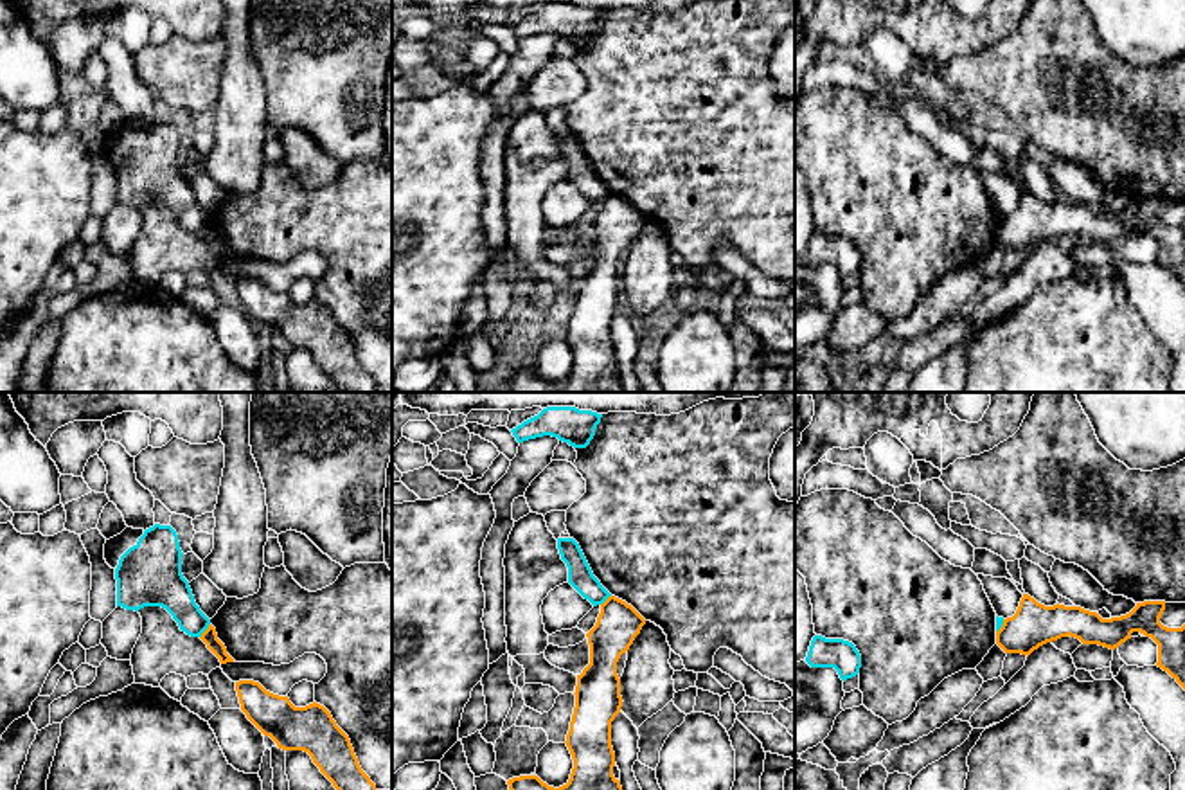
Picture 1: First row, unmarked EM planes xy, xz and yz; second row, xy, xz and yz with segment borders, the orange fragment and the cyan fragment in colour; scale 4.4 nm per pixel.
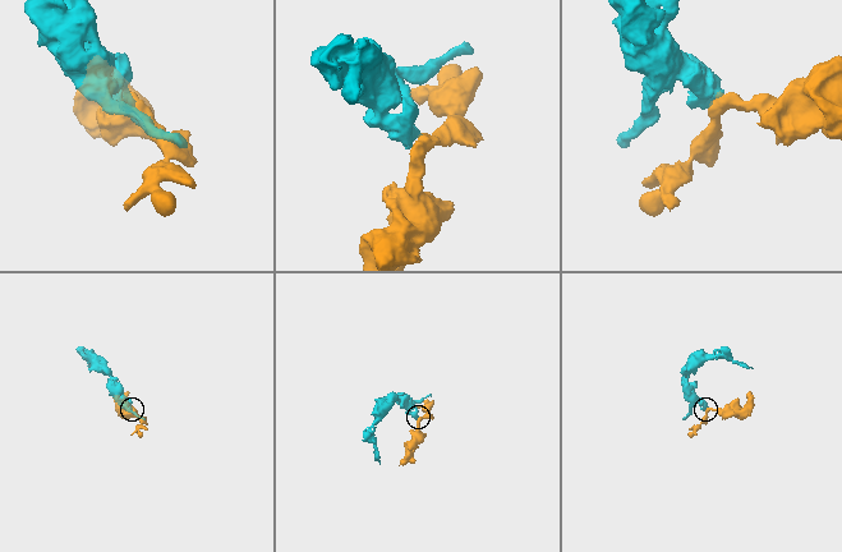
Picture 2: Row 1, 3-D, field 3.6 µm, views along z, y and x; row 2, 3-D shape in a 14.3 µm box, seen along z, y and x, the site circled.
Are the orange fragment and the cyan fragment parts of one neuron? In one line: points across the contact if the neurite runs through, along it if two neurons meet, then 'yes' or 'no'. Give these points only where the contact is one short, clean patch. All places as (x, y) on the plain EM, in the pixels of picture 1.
border along xy (209, 220), (200, 234); no

